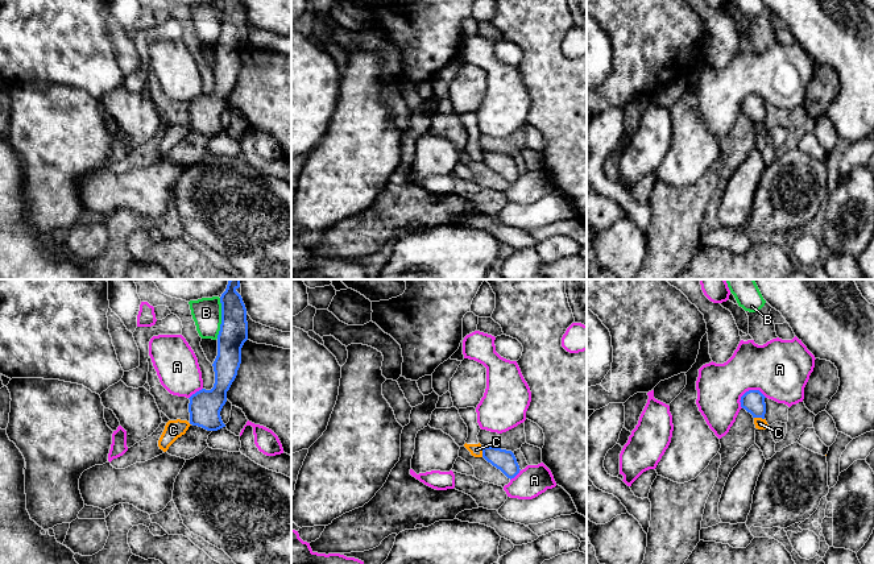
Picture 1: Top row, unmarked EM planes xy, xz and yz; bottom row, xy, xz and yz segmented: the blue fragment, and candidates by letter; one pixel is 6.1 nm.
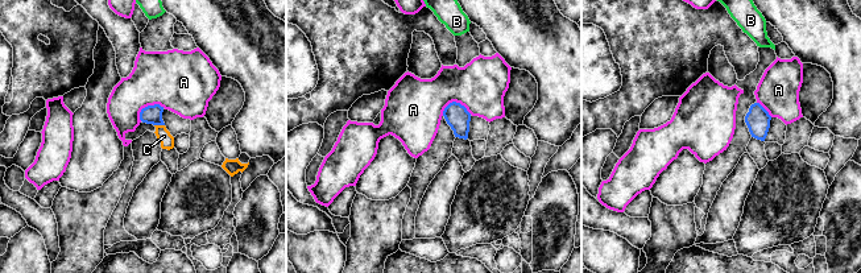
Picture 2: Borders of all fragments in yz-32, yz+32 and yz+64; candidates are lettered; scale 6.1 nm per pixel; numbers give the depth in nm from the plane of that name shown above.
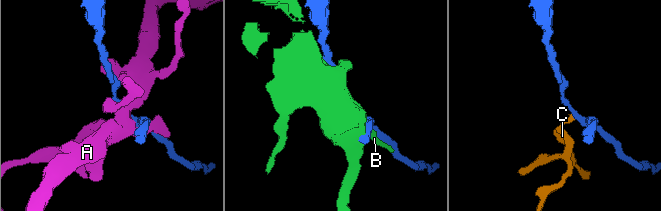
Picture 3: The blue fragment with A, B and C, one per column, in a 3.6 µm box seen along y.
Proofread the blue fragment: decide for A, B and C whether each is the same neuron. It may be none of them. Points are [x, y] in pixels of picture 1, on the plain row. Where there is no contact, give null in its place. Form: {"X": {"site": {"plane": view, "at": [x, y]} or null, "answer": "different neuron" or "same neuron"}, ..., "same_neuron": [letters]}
{"A": {"site": {"plane": "yz", "at": [752, 95]}, "answer": "different neuron"}, "B": {"site": {"plane": "xy", "at": [222, 23]}, "answer": "different neuron"}, "C": {"site": {"plane": "xz", "at": [483, 156]}, "answer": "different neuron"}, "same_neuron": []}

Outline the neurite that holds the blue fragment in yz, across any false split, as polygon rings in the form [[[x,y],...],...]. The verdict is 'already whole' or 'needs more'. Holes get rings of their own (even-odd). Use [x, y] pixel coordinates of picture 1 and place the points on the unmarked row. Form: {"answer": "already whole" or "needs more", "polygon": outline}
{"answer": "already whole", "polygon": [[[749,95],[741,101],[741,112],[753,120],[753,123],[765,124],[766,108],[765,100],[759,95]]]}

